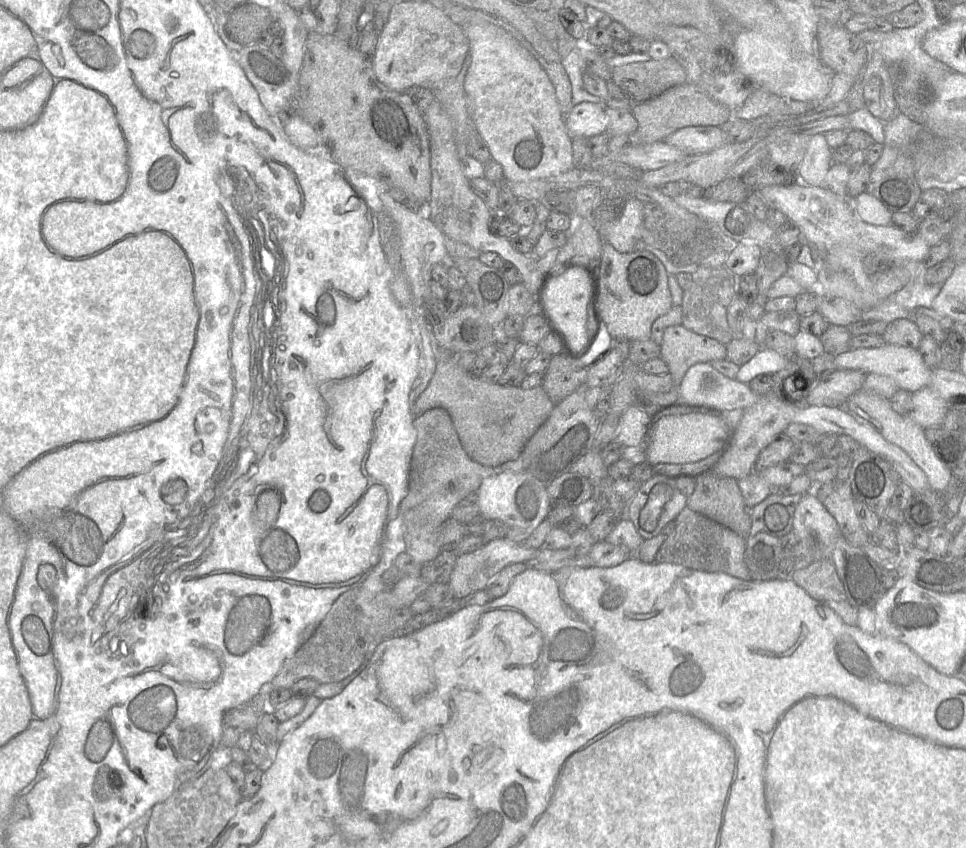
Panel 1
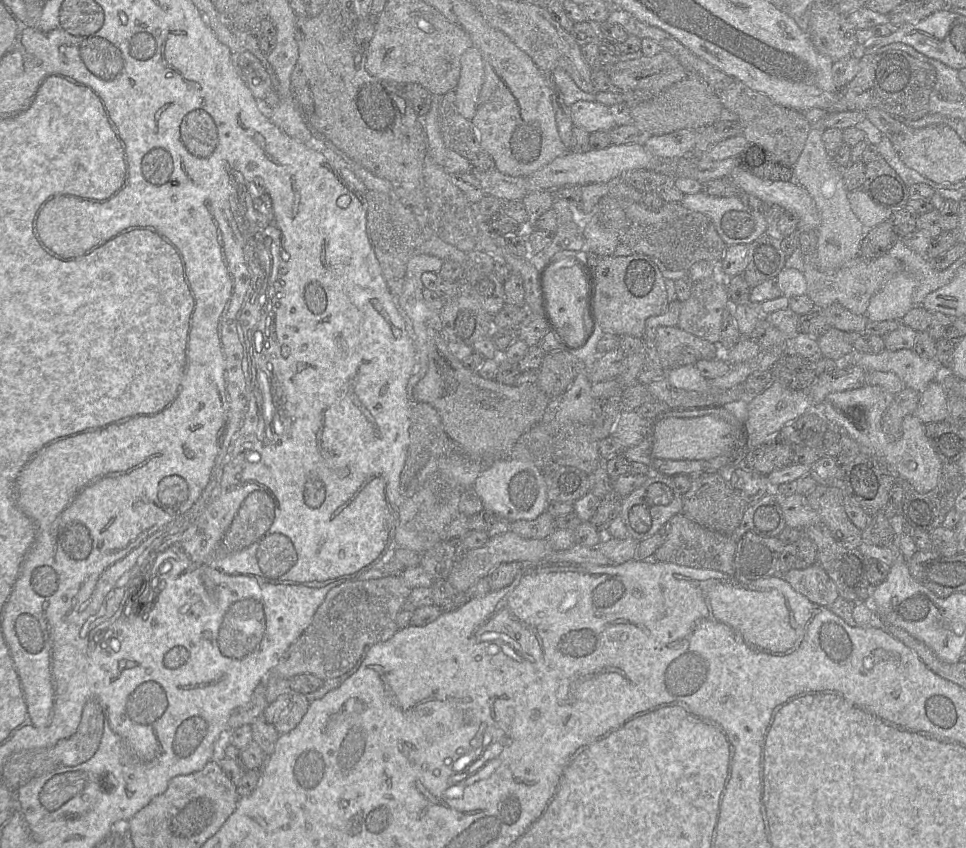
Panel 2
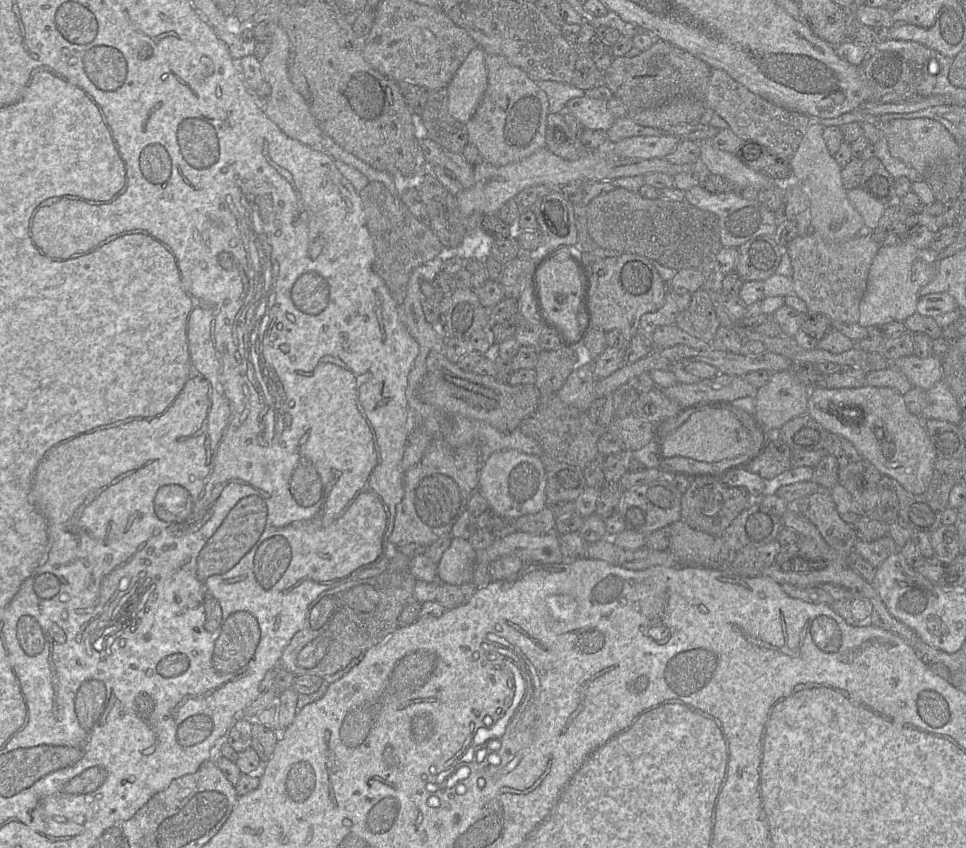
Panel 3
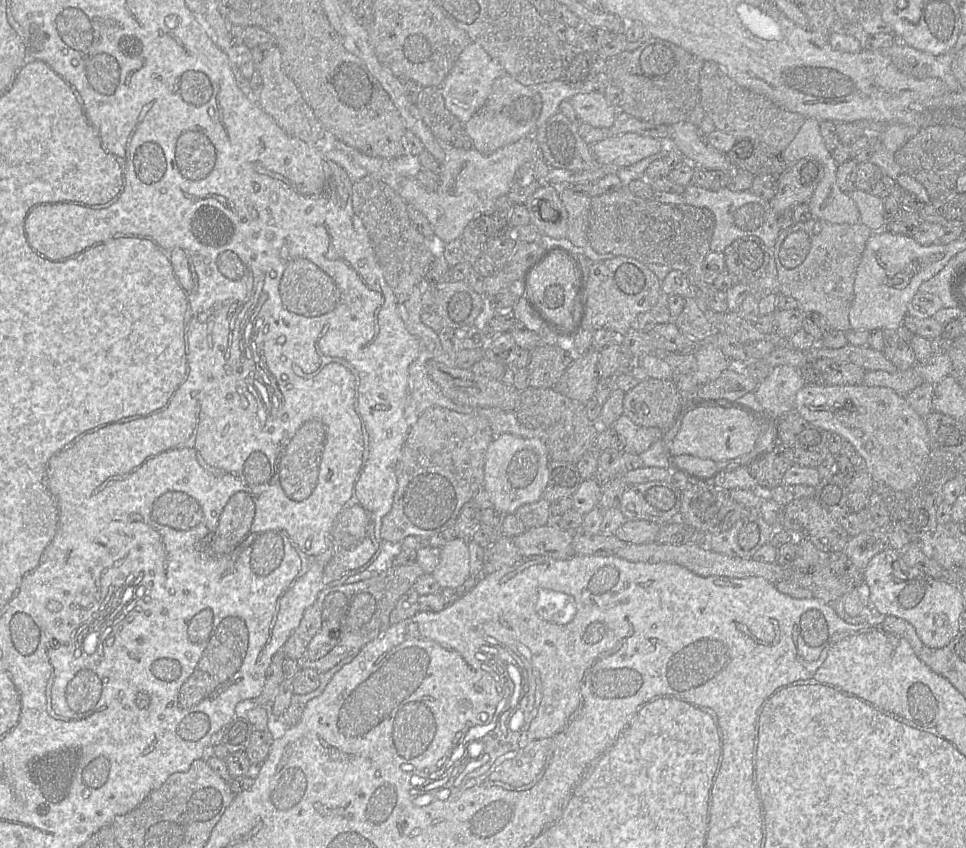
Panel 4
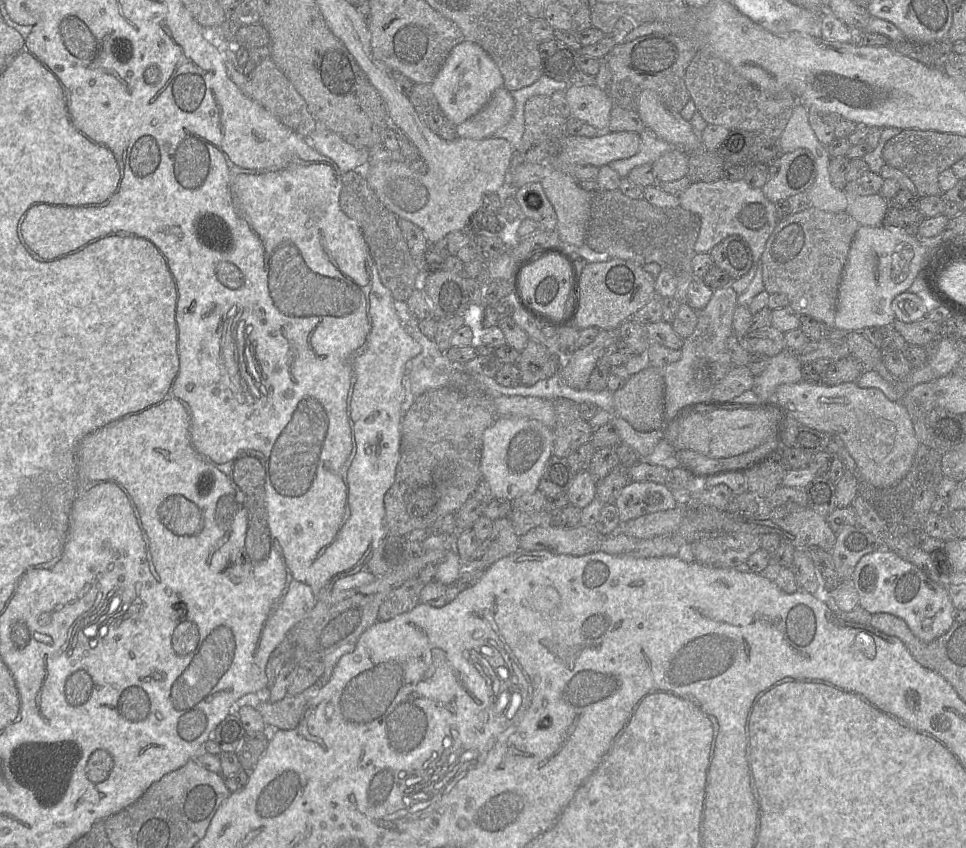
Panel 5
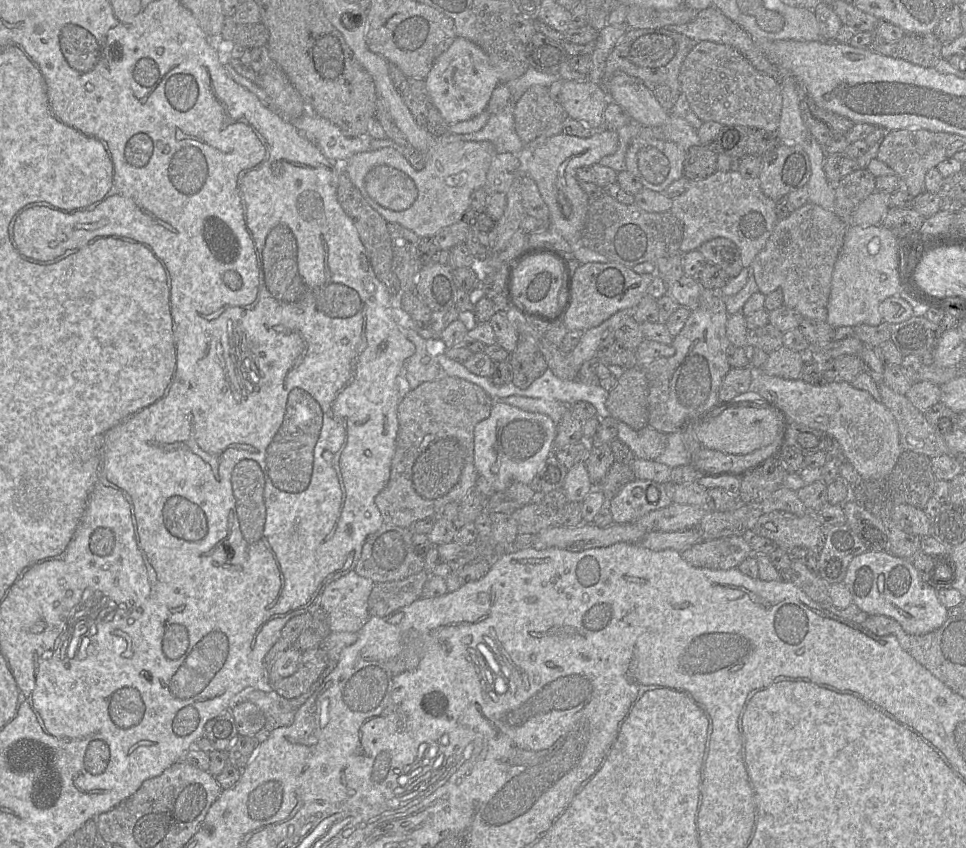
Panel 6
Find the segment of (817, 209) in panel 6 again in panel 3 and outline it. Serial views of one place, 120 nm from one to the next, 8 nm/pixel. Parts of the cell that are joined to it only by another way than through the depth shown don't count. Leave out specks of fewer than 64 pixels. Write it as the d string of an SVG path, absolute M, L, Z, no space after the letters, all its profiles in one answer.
M866 231L838 243L825 241L815 233L798 235L786 245L792 264L793 293L805 302L809 313L824 314L834 323L858 323L859 306L867 288L870 267L881 245Z

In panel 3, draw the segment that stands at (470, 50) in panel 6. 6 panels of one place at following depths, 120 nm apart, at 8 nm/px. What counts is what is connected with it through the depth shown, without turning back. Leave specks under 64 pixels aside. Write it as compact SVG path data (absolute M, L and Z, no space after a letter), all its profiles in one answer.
M481 47L473 48L446 88L448 112L464 124L473 116L487 86L485 57Z

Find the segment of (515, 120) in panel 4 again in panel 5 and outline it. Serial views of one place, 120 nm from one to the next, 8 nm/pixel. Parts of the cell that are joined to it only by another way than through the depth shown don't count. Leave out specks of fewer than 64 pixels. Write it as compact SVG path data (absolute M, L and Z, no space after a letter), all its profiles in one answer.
M500 87L479 112L456 126L457 135L477 140L493 137L508 123L514 108L512 93Z

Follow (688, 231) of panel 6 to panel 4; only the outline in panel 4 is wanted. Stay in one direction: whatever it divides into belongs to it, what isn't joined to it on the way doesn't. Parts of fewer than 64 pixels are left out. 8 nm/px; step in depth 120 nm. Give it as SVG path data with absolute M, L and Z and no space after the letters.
M693 183L685 187L683 195L685 204L706 208L712 212L715 228L710 243L711 251L723 253L733 241L745 236L756 236L773 250L780 232L780 226L778 216L772 210L770 201L758 197L750 190L733 191L728 187L708 190Z

